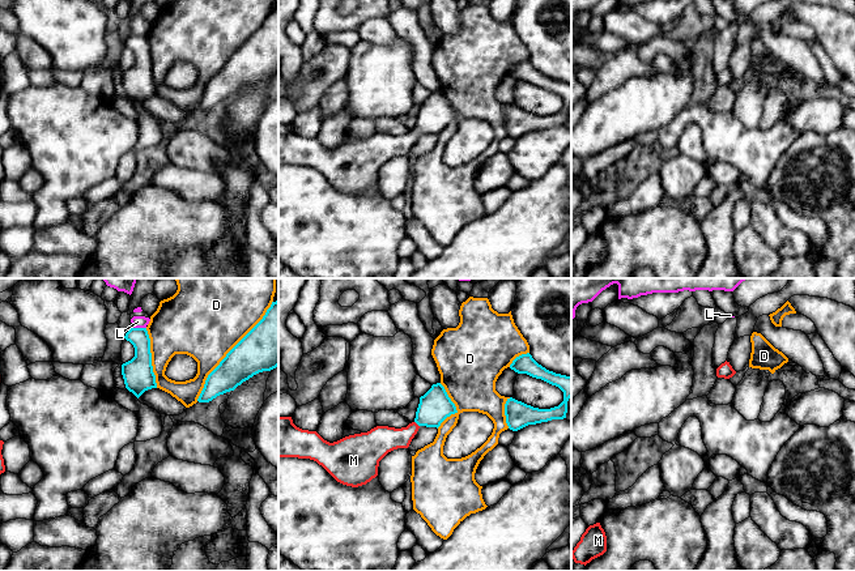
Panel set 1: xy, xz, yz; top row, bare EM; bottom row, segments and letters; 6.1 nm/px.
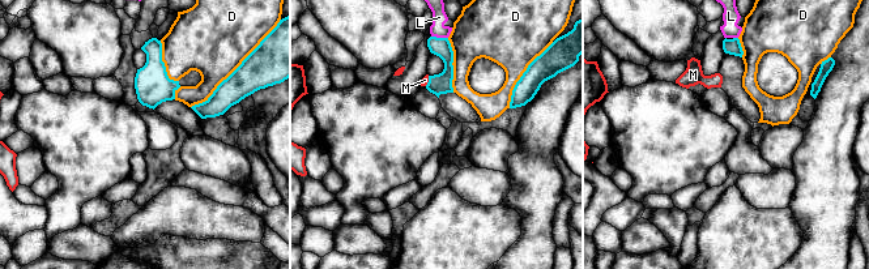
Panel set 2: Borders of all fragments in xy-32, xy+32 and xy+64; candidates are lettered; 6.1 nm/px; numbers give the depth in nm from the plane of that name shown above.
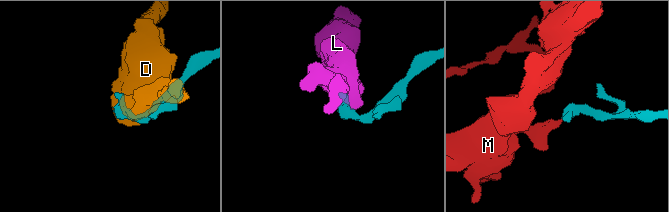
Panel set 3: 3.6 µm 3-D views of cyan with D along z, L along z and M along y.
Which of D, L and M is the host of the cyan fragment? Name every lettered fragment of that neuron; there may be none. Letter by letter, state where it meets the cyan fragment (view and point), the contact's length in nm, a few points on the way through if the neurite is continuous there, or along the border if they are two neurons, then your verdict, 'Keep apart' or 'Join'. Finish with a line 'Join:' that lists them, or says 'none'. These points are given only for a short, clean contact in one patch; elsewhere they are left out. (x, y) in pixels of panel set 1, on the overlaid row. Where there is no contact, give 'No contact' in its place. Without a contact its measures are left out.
D: Touches cyan at xy (230, 350). Shared border 750 nm. Keep apart
L: Touches cyan at xy (139, 328). Shared border 90 nm. Boundary: xy (132, 326), (145, 328). Keep apart
M: Touches cyan at xz (416, 422). Shared border 50 nm. Path across: xz (434, 407), (416, 422), (402, 438), (382, 439). Join
Join: M

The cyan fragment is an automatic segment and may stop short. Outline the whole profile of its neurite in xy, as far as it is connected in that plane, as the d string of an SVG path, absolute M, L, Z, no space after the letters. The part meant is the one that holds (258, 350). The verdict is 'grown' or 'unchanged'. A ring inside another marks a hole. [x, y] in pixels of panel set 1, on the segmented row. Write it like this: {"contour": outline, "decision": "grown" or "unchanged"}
{"contour": "M278 301L208 375L199 402L234 391L254 375L278 366Z", "decision": "unchanged"}

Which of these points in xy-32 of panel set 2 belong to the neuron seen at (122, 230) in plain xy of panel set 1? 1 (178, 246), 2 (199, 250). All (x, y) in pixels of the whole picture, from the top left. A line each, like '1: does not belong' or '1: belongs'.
1: does not belong
2: does not belong

